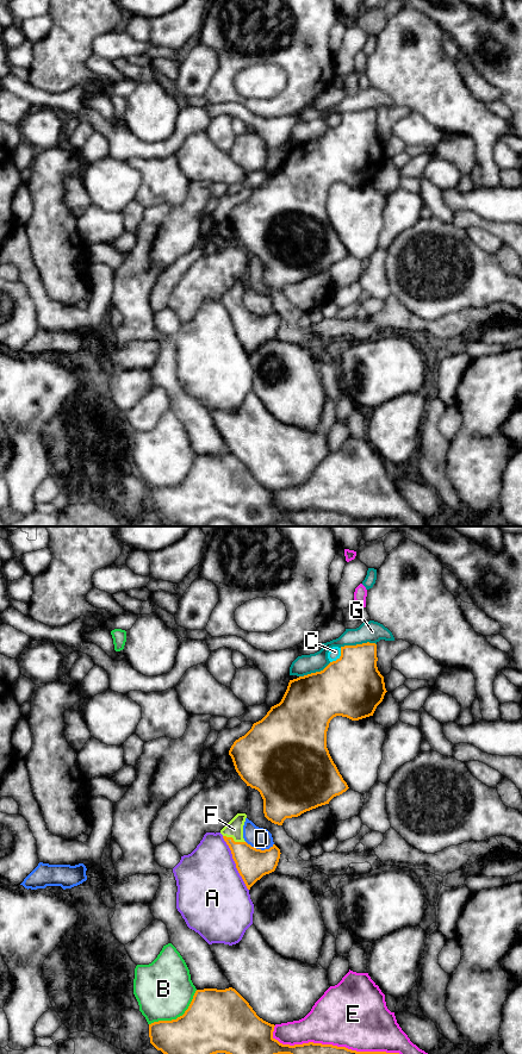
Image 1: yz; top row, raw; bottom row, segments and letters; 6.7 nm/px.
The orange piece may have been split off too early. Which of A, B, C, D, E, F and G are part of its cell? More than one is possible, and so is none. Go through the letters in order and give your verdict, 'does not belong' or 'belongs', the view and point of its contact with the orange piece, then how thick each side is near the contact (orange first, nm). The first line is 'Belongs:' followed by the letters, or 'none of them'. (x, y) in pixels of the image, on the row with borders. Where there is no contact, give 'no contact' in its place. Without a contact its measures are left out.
Belongs: F
A: does not belong; meets orange in yz at (235, 862); 220 nm thick on the orange side, 440 nm on the other
B: does not belong; meets orange in yz at (178, 1017); 400 nm thick on the orange side, 380 nm on the other
C: does not belong; meets orange in yz at (340, 656); 420 nm thick on the orange side, 80 nm on the other
D: does not belong; meets orange in yz at (260, 849); 220 nm thick on the orange side, 140 nm on the other
E: does not belong; meets orange in yz at (334, 1046); 80 nm thick on the orange side, 460 nm on the other
F: belongs; meets orange in yz at (232, 840); 220 nm thick on the orange side, 120 nm on the other
G: does not belong; meets orange in yz at (358, 644); 360 nm thick on the orange side, 140 nm on the other

